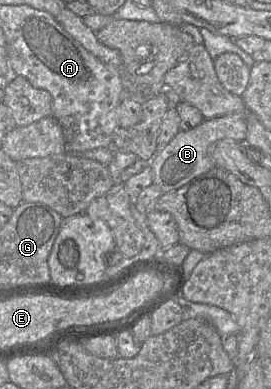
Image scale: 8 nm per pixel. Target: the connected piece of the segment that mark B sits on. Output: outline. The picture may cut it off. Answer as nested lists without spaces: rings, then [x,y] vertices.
[[[240,113],[205,119],[193,129],[188,131],[180,130],[163,149],[158,149],[150,162],[147,162],[153,172],[153,184],[158,185],[163,193],[177,190],[193,178],[208,172],[216,166],[208,154],[208,148],[212,143],[226,138],[245,142],[246,135],[246,116]]]

